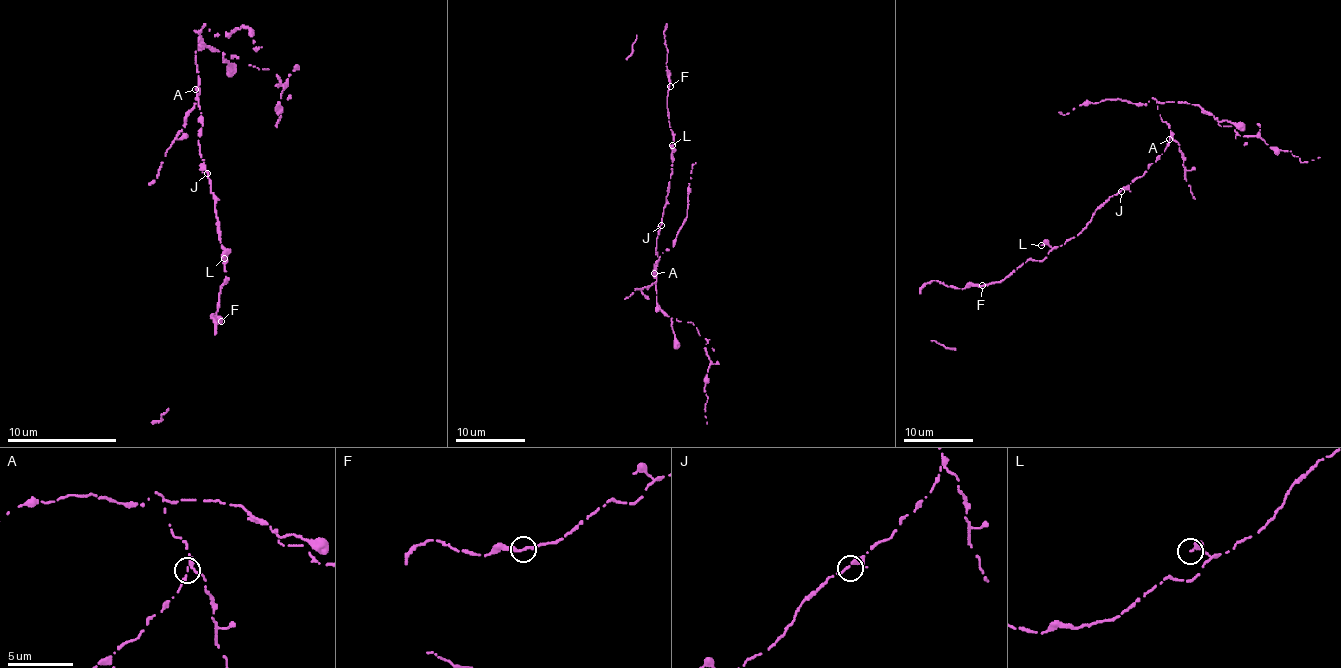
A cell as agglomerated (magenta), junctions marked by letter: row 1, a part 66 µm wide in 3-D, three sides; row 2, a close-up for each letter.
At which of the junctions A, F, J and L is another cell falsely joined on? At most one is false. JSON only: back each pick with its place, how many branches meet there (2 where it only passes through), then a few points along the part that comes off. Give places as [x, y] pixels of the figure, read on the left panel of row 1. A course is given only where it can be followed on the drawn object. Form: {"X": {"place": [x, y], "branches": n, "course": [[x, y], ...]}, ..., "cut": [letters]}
{"A": {"place": [195, 89], "branches": 2, "course": [[196, 90], [202, 32], [193, 30], [224, 57], [267, 68], [278, 79], [284, 87], [278, 118]]}, "cut": ["A"]}

